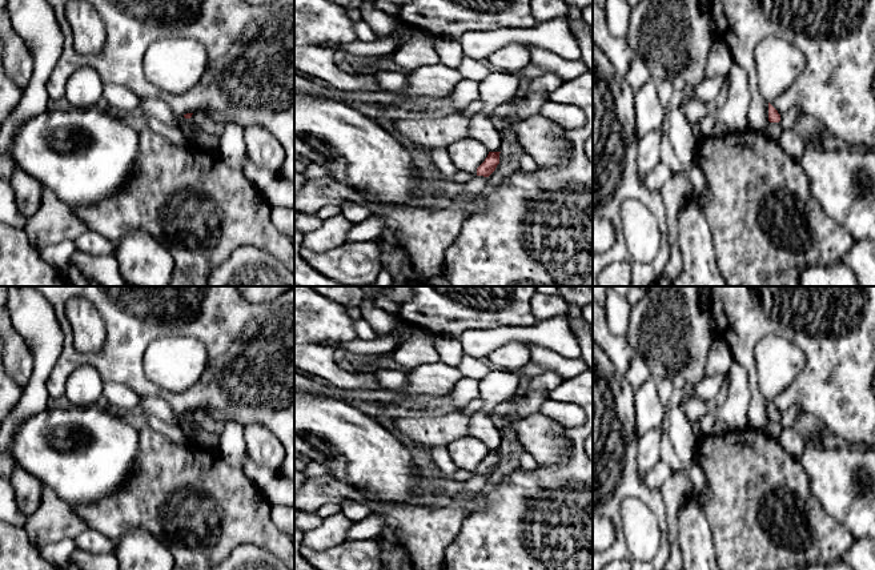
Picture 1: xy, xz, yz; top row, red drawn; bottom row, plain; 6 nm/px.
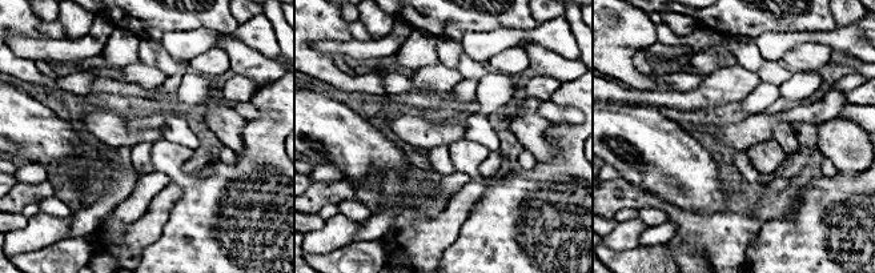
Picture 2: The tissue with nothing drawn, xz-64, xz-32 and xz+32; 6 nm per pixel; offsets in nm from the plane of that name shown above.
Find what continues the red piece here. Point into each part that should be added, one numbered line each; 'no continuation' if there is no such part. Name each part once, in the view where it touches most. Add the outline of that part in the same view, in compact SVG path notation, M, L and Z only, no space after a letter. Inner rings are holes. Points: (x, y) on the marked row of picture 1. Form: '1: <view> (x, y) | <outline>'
no continuation

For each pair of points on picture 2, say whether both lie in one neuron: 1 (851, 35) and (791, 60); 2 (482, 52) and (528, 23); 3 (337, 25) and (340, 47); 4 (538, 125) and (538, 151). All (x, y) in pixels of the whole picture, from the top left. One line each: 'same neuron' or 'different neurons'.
1: different neurons
2: different neurons
3: different neurons
4: same neuron

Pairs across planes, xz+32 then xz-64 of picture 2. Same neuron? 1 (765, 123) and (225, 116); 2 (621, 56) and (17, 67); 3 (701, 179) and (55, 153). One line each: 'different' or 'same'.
1: different
2: same
3: same

